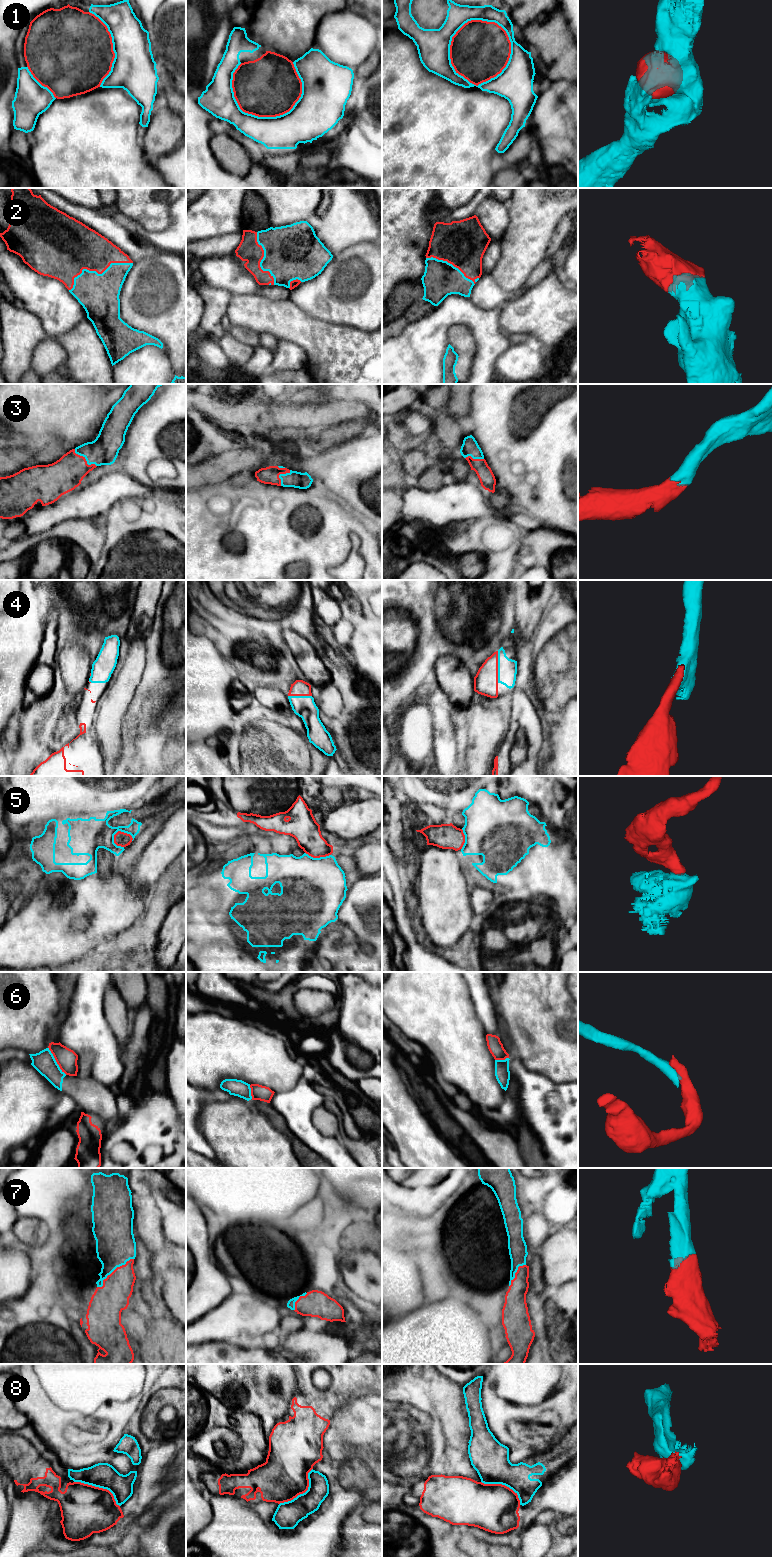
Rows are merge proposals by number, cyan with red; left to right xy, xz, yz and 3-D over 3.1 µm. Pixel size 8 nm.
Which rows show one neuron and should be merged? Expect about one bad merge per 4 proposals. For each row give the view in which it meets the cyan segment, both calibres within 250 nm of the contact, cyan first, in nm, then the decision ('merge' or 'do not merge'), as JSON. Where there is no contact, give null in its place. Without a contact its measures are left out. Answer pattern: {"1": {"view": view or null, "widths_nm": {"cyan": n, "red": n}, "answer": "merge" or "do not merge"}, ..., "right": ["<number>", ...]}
{"1": {"view": "yz", "widths_nm": {"cyan": 280, "red": 480}, "answer": "merge"}, "2": {"view": "xy", "widths_nm": {"cyan": 320, "red": 360}, "answer": "merge"}, "3": {"view": "xy", "widths_nm": {"cyan": 220, "red": 260}, "answer": "merge"}, "4": {"view": "yz", "widths_nm": {"cyan": 160, "red": 190}, "answer": "merge"}, "5": {"view": "xy", "widths_nm": {"cyan": 240, "red": 120}, "answer": "do not merge"}, "6": {"view": "xy", "widths_nm": {"cyan": 180, "red": 160}, "answer": "do not merge"}, "7": {"view": "xy", "widths_nm": {"cyan": 320, "red": 260}, "answer": "merge"}, "8": {"view": "xy", "widths_nm": {"cyan": 200, "red": 400}, "answer": "do not merge"}, "right": ["1", "2", "3", "4", "7"]}

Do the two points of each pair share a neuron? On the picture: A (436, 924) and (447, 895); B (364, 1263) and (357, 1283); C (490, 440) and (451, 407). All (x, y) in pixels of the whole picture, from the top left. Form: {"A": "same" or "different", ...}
{"A": "same", "B": "same", "C": "different"}

